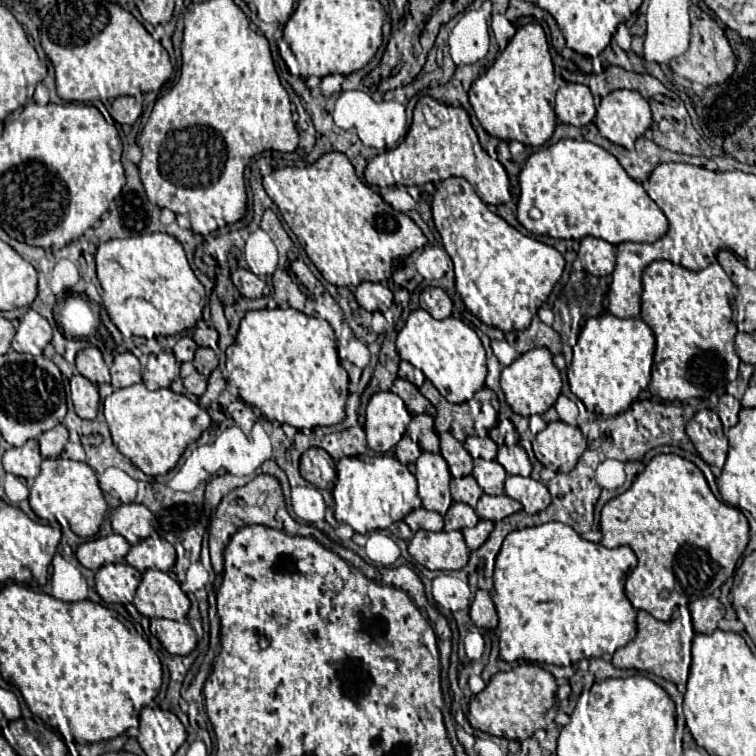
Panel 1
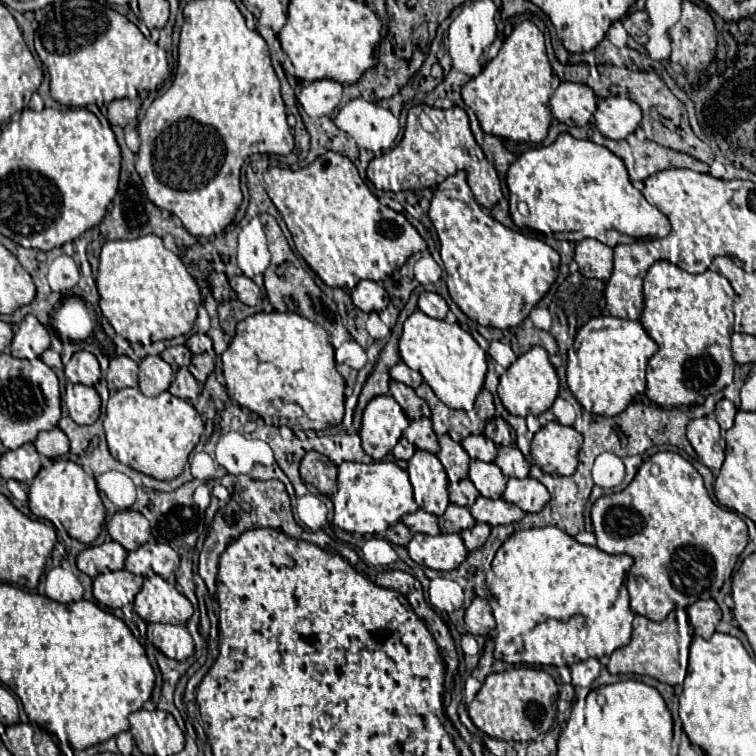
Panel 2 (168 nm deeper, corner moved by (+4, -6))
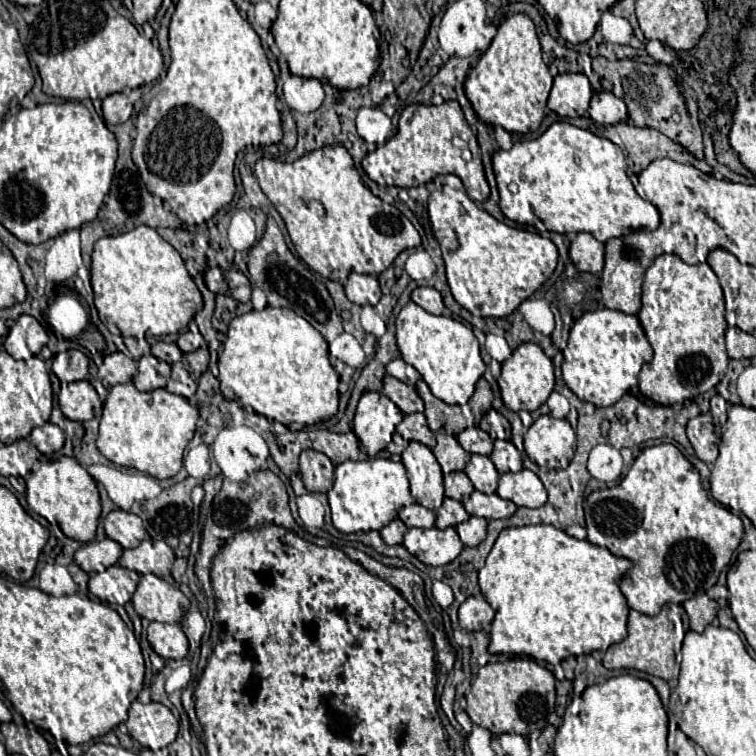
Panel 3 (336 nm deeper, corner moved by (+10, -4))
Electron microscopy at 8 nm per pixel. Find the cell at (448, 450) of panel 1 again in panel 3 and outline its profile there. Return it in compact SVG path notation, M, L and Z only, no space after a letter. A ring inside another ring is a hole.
M438 430L436 432L436 446L432 448L436 460L440 462L442 466L442 472L444 474L450 474L450 472L456 472L456 470L464 470L466 466L466 450L458 444L458 440L450 434L446 434L444 430Z

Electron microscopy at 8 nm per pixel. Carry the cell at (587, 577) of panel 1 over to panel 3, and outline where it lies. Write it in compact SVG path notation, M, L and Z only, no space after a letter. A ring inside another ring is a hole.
M548 524L504 528L478 574L480 590L488 604L496 610L488 652L528 656L548 664L558 664L570 654L580 656L594 650L606 652L612 644L626 638L626 618L630 608L620 592L620 586L616 584L616 578L620 582L622 574L630 568L632 562L628 562L628 558L614 556L608 548L590 544L588 540L572 538L564 530Z

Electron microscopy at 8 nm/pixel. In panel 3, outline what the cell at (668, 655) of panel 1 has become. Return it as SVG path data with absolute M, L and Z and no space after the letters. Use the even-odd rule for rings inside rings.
M666 604L662 607L660 614L656 616L646 616L642 612L630 610L628 616L628 636L612 644L604 658L602 664L610 670L614 668L636 668L648 674L654 674L664 680L678 679L680 673L681 648L686 638L686 629L682 619L688 619L687 614L681 604Z

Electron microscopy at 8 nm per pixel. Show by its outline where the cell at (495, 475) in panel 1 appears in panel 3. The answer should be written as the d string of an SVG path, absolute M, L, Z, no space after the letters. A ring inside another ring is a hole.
M472 454L468 466L466 466L466 476L472 480L474 488L484 492L484 494L494 494L498 488L498 480L500 474L494 466L494 462L488 456L480 456L480 454Z

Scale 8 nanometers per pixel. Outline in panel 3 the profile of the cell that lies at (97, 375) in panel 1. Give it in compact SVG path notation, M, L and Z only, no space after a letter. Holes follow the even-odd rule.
M68 350L52 358L52 372L60 382L76 382L88 376L88 358L80 350Z

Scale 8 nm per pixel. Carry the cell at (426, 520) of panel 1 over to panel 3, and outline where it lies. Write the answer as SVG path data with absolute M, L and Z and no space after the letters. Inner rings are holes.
M420 504L400 508L398 516L408 528L414 528L414 526L416 528L432 528L434 520L436 520L436 514L424 506L420 506Z

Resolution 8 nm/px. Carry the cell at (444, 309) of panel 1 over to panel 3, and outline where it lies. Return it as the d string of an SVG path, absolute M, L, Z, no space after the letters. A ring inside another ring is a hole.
M416 288L412 292L412 300L430 314L442 314L442 310L444 310L442 296L436 288Z

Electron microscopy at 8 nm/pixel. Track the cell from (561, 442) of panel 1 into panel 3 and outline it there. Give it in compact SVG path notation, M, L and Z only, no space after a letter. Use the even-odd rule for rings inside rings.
M544 414L524 434L524 448L538 466L566 468L576 454L576 432L566 418Z

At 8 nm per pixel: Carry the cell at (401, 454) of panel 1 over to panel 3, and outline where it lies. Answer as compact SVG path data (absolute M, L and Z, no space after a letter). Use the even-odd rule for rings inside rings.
M395 432L393 434L391 442L387 446L387 450L391 454L399 454L401 455L402 452L408 447L408 442L405 441L400 434Z

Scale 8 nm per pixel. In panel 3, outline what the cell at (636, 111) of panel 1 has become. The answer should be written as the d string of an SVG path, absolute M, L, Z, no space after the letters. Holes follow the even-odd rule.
M594 92L588 112L594 122L604 126L628 120L628 110L624 106L624 100L616 98L612 92Z

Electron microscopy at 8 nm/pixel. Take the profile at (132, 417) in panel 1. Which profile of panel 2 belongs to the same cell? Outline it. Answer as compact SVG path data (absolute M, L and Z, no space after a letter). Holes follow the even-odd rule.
M124 388L106 404L104 432L110 454L116 460L156 480L172 480L182 474L188 454L204 432L204 422L190 402L176 398L170 392L148 398L138 388Z

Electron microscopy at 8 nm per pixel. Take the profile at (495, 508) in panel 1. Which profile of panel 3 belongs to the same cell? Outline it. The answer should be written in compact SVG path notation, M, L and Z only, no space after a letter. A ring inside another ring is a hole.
M474 490L464 504L468 514L472 516L482 516L486 520L496 520L496 518L510 518L516 512L516 504L512 500L504 500L498 494L484 494Z

